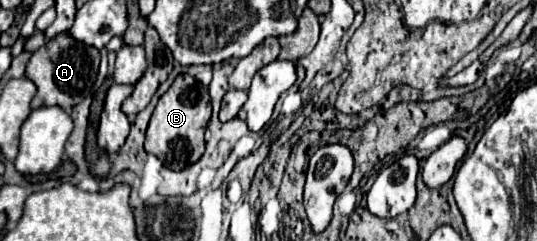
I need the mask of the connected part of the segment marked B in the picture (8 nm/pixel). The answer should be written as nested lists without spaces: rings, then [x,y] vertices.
[[[178,75],[172,87],[160,97],[152,113],[144,149],[156,155],[172,171],[182,171],[190,167],[204,153],[204,131],[210,121],[210,115],[212,115],[212,105],[208,89],[196,83],[190,75]]]

